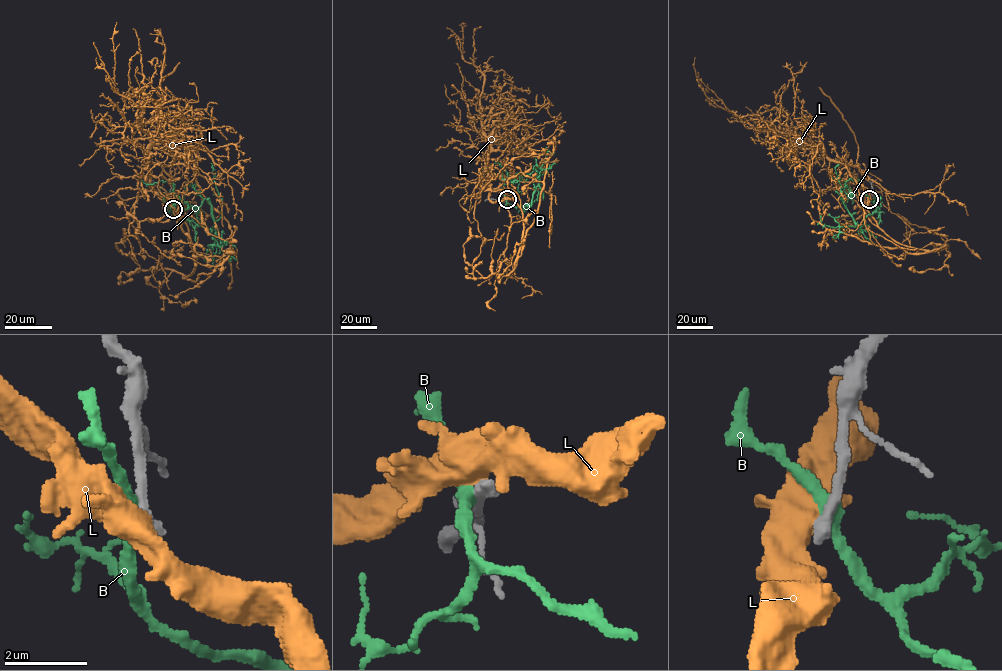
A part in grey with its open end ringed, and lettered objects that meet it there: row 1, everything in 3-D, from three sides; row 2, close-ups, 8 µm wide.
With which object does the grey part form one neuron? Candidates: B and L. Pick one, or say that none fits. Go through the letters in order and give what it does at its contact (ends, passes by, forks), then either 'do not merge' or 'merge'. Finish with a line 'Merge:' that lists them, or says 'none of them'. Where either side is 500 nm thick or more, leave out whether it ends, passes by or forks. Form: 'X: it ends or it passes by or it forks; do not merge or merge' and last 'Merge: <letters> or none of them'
B: it passes by; do not merge
L: do not merge
Merge: none of them

